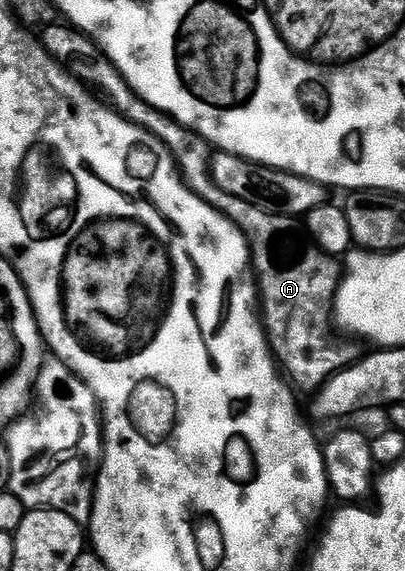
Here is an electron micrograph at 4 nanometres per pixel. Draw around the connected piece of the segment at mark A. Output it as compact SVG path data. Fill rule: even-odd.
M55 24L41 27L40 41L47 53L56 59L66 73L83 84L99 86L106 93L105 101L115 113L121 114L132 125L141 127L160 139L173 156L187 188L204 199L212 208L216 208L225 218L232 219L240 228L240 232L246 234L252 251L252 270L260 291L260 317L275 359L288 378L290 373L289 381L299 391L302 389L313 392L333 374L357 362L360 351L346 342L338 343L330 335L334 299L338 293L338 284L342 281L343 267L339 263L337 266L334 263L337 261L331 255L317 248L302 250L297 258L293 250L294 242L286 235L292 226L291 219L284 214L269 214L258 210L252 204L248 204L248 200L228 196L228 192L221 190L210 175L210 143L194 130L175 122L170 115L161 114L156 108L149 106L122 79L122 73L105 56L98 56L94 62L96 47L93 40L69 24Z

